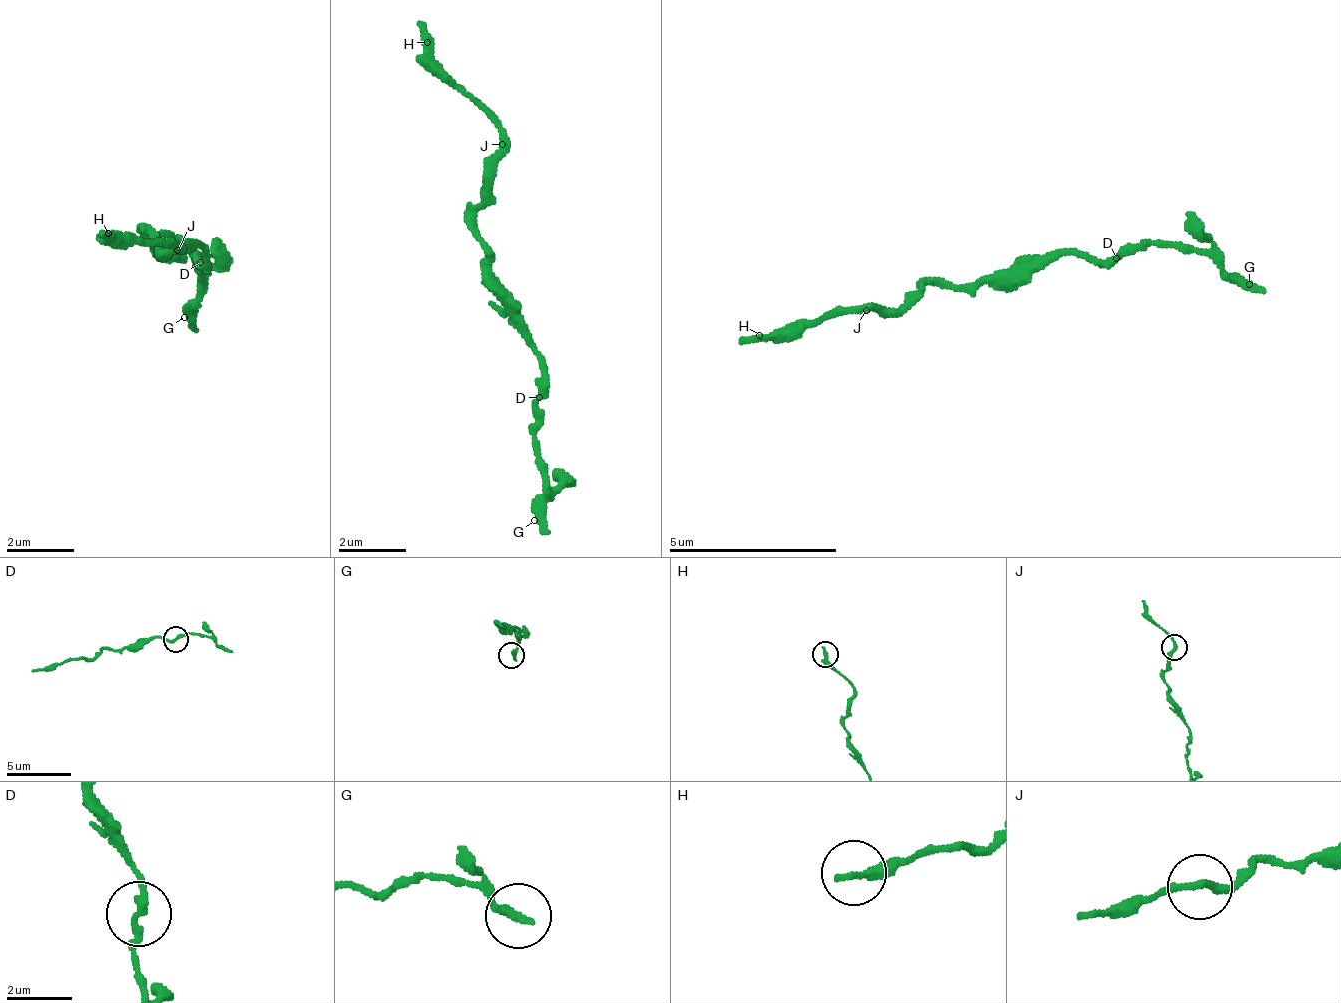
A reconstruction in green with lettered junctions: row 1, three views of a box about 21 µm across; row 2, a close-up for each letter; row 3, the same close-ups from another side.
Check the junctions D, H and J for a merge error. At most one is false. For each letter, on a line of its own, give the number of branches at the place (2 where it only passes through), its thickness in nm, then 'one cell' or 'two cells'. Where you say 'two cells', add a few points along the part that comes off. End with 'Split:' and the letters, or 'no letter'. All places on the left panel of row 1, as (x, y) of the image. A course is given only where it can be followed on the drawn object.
D: 2 branches meet; 220 nm thick; two cells; foreign part runs (202, 260), (196, 274), (200, 329)
H: 1 branches meet; 320 nm thick; one cell
J: 2 branches meet; 240 nm thick; one cell
Split: D

